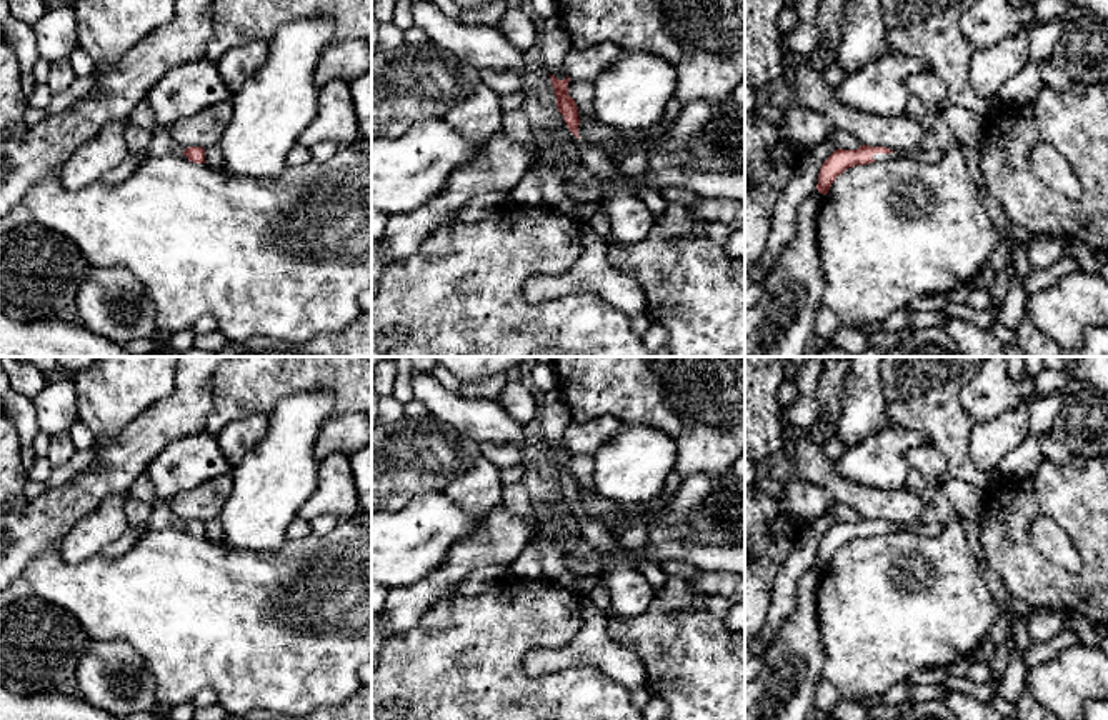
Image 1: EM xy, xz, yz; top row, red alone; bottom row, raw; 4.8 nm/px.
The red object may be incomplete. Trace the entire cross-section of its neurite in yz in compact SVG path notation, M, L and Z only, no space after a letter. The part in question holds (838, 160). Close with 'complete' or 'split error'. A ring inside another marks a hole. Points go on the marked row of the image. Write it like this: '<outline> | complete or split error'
M861 145L856 150L835 150L821 165L818 173L816 190L823 195L828 193L831 183L841 175L846 168L856 165L866 165L873 162L888 162L901 157L903 153L893 152L886 147L870 147Z | split error

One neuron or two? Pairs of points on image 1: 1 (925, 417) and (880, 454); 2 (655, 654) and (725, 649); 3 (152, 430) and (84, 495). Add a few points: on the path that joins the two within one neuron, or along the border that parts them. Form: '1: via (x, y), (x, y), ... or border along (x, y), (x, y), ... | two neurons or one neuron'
1: border along (890, 424), (920, 432), (932, 444) | two neurons
2: via (672, 654), (708, 654) | one neuron
3: via (135, 447), (100, 479) | one neuron

